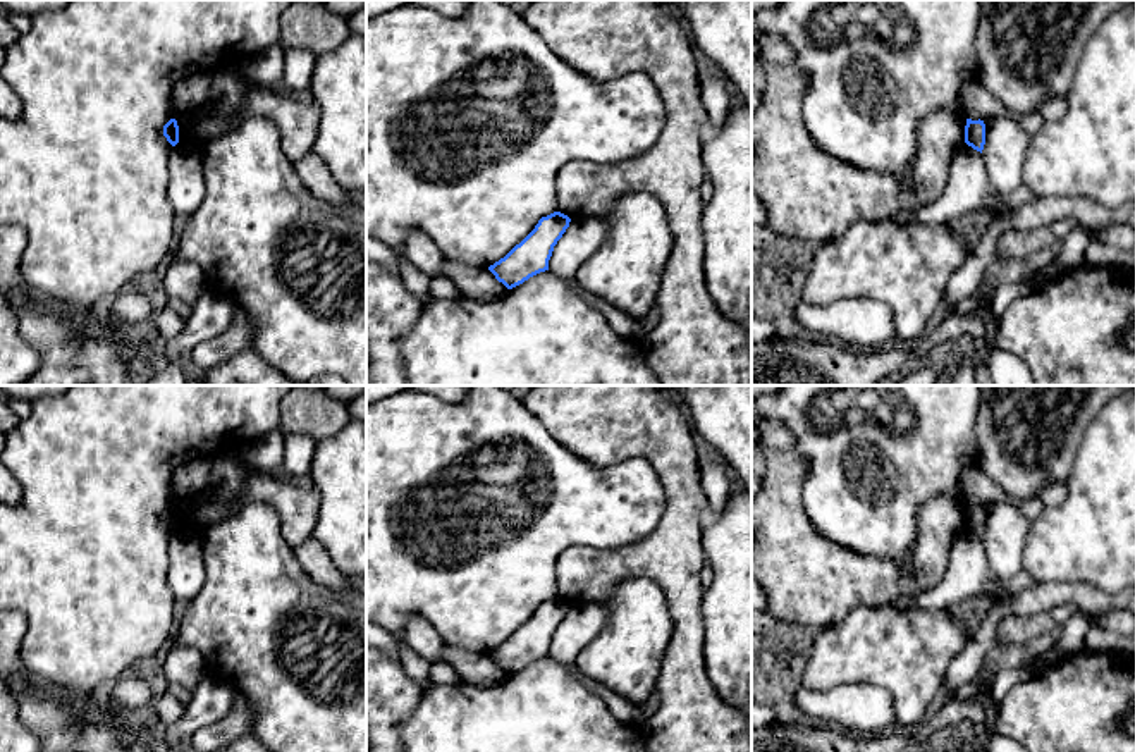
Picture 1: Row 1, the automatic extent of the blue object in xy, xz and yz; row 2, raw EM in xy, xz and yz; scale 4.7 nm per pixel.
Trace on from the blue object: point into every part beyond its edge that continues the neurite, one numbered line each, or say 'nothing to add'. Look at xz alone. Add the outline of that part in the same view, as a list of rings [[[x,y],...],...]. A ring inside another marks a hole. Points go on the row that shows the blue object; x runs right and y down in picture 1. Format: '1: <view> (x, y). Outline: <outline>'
nothing to add

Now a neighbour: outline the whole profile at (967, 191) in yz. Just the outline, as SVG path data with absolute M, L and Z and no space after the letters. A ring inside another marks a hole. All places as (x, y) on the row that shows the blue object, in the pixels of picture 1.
M965 145L953 157L942 194L930 205L899 210L889 220L896 224L954 222L970 213L1015 210L1035 198L1025 184L1008 196L997 194L987 179L982 153Z

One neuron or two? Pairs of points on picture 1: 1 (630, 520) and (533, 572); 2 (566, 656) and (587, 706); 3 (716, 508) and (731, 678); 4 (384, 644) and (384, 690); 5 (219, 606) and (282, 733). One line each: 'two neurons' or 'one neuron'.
1: one neuron
2: two neurons
3: two neurons
4: two neurons
5: one neuron

